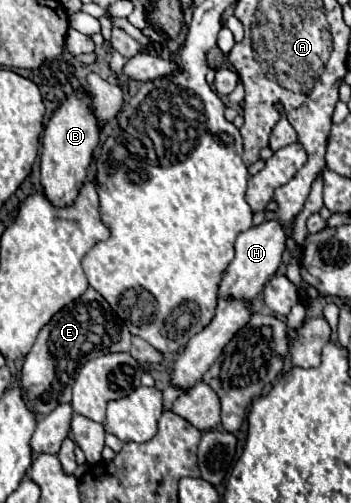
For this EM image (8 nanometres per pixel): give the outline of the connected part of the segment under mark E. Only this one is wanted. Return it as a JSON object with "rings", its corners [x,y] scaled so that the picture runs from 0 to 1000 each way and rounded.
{"rings":[[[259,571],[208,602],[185,606],[145,638],[111,658],[100,686],[71,710],[54,765],[66,773],[66,797],[88,809],[100,825],[134,825],[179,801],[202,801],[202,773],[214,757],[214,730],[242,726],[248,718],[305,706],[368,698],[373,662],[356,642],[328,626],[328,618],[265,579]]]}

